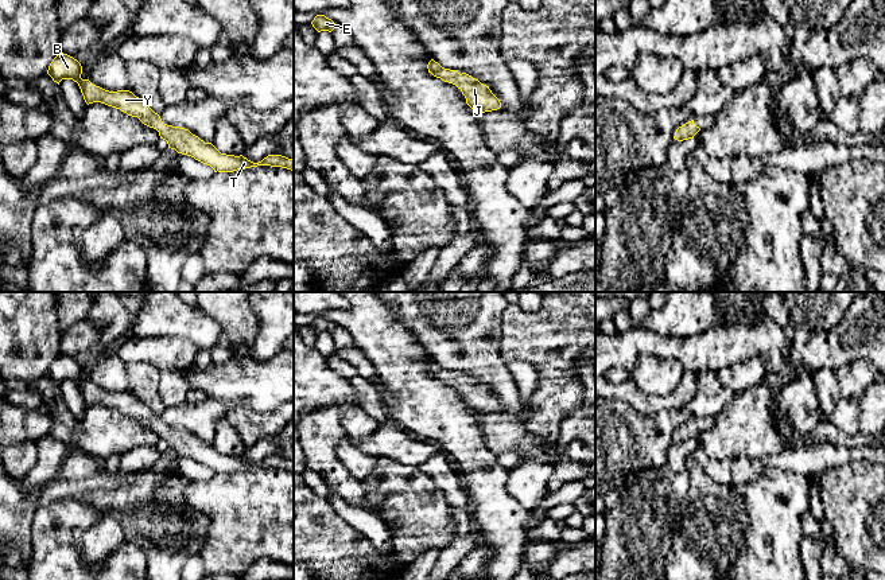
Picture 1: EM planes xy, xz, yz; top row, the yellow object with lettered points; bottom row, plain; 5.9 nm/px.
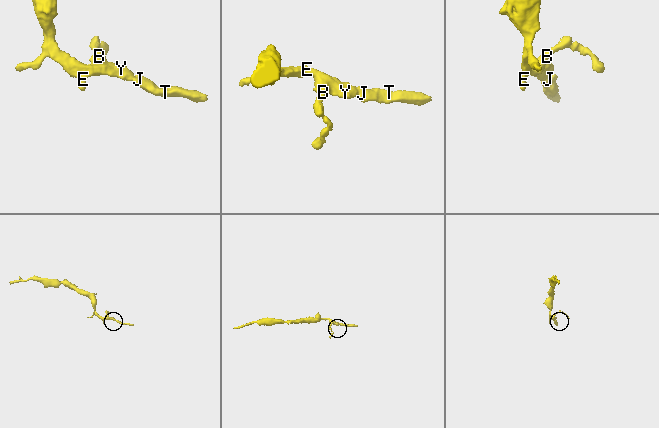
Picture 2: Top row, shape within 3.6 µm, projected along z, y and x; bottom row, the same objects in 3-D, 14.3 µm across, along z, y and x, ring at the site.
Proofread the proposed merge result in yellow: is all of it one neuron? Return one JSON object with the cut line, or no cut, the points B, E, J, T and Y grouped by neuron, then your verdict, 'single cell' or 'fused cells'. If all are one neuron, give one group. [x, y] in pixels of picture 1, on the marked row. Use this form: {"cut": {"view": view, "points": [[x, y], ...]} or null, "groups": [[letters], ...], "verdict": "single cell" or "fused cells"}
{"cut": null, "groups": [["B", "E", "J", "T", "Y"]], "verdict": "single cell"}

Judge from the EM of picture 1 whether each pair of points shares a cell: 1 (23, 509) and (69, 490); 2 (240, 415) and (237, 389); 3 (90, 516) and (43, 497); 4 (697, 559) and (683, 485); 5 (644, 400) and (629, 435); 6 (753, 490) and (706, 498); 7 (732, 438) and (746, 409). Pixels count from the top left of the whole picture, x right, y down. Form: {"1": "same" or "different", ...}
{"1": "different", "2": "different", "3": "different", "4": "different", "5": "different", "6": "different", "7": "same"}

